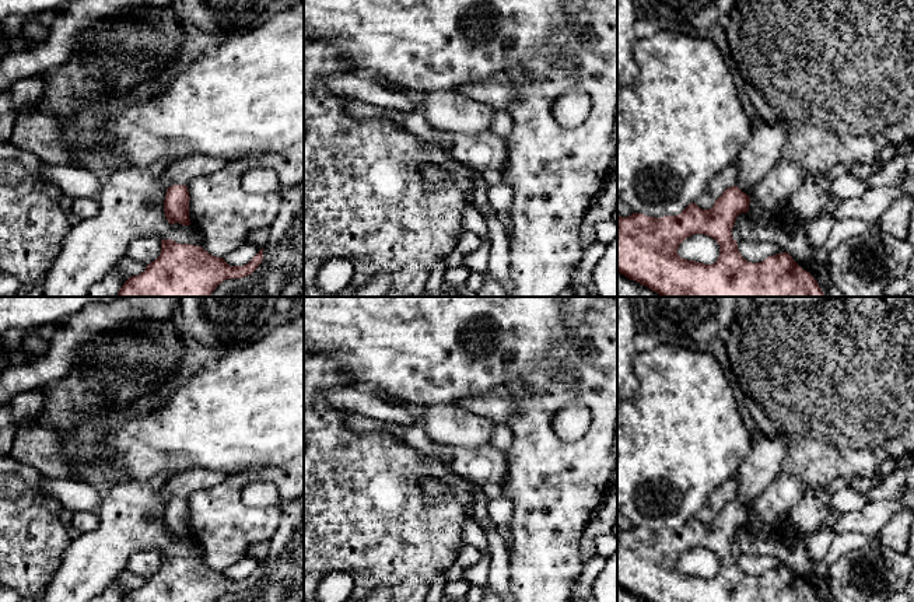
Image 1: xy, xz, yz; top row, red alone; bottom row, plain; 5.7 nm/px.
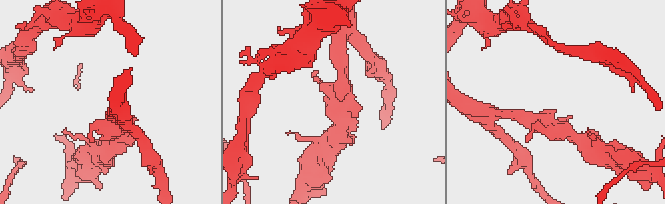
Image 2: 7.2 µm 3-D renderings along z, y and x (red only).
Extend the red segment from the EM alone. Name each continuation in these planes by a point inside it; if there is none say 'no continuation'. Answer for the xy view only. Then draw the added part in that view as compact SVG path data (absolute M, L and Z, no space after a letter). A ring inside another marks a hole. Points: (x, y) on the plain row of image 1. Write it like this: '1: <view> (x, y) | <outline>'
no continuation

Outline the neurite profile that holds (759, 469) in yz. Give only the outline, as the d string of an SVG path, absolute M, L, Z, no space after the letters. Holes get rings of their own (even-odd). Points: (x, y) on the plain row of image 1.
M759 435L753 440L749 455L742 461L736 475L736 500L749 511L757 497L784 470L782 461L787 454L787 444L781 438Z

